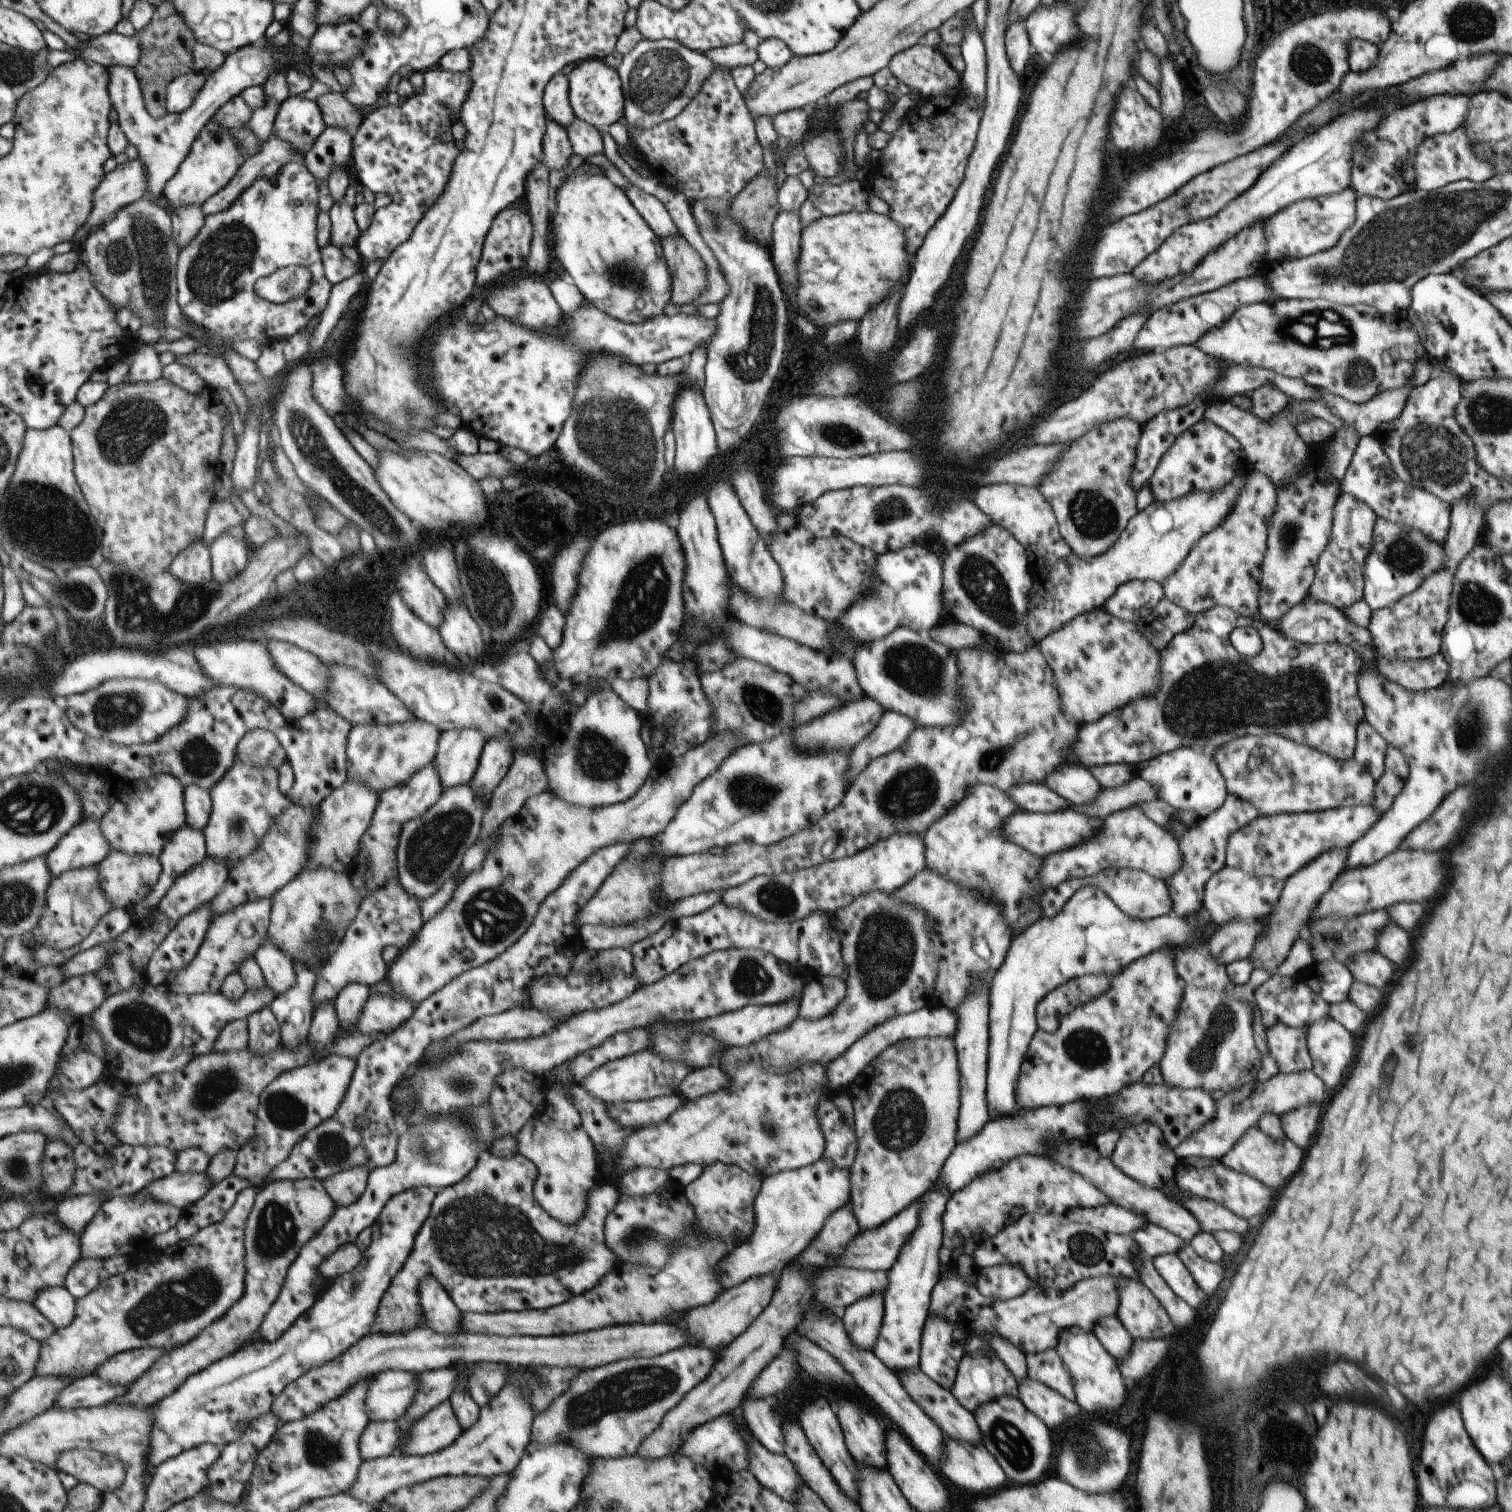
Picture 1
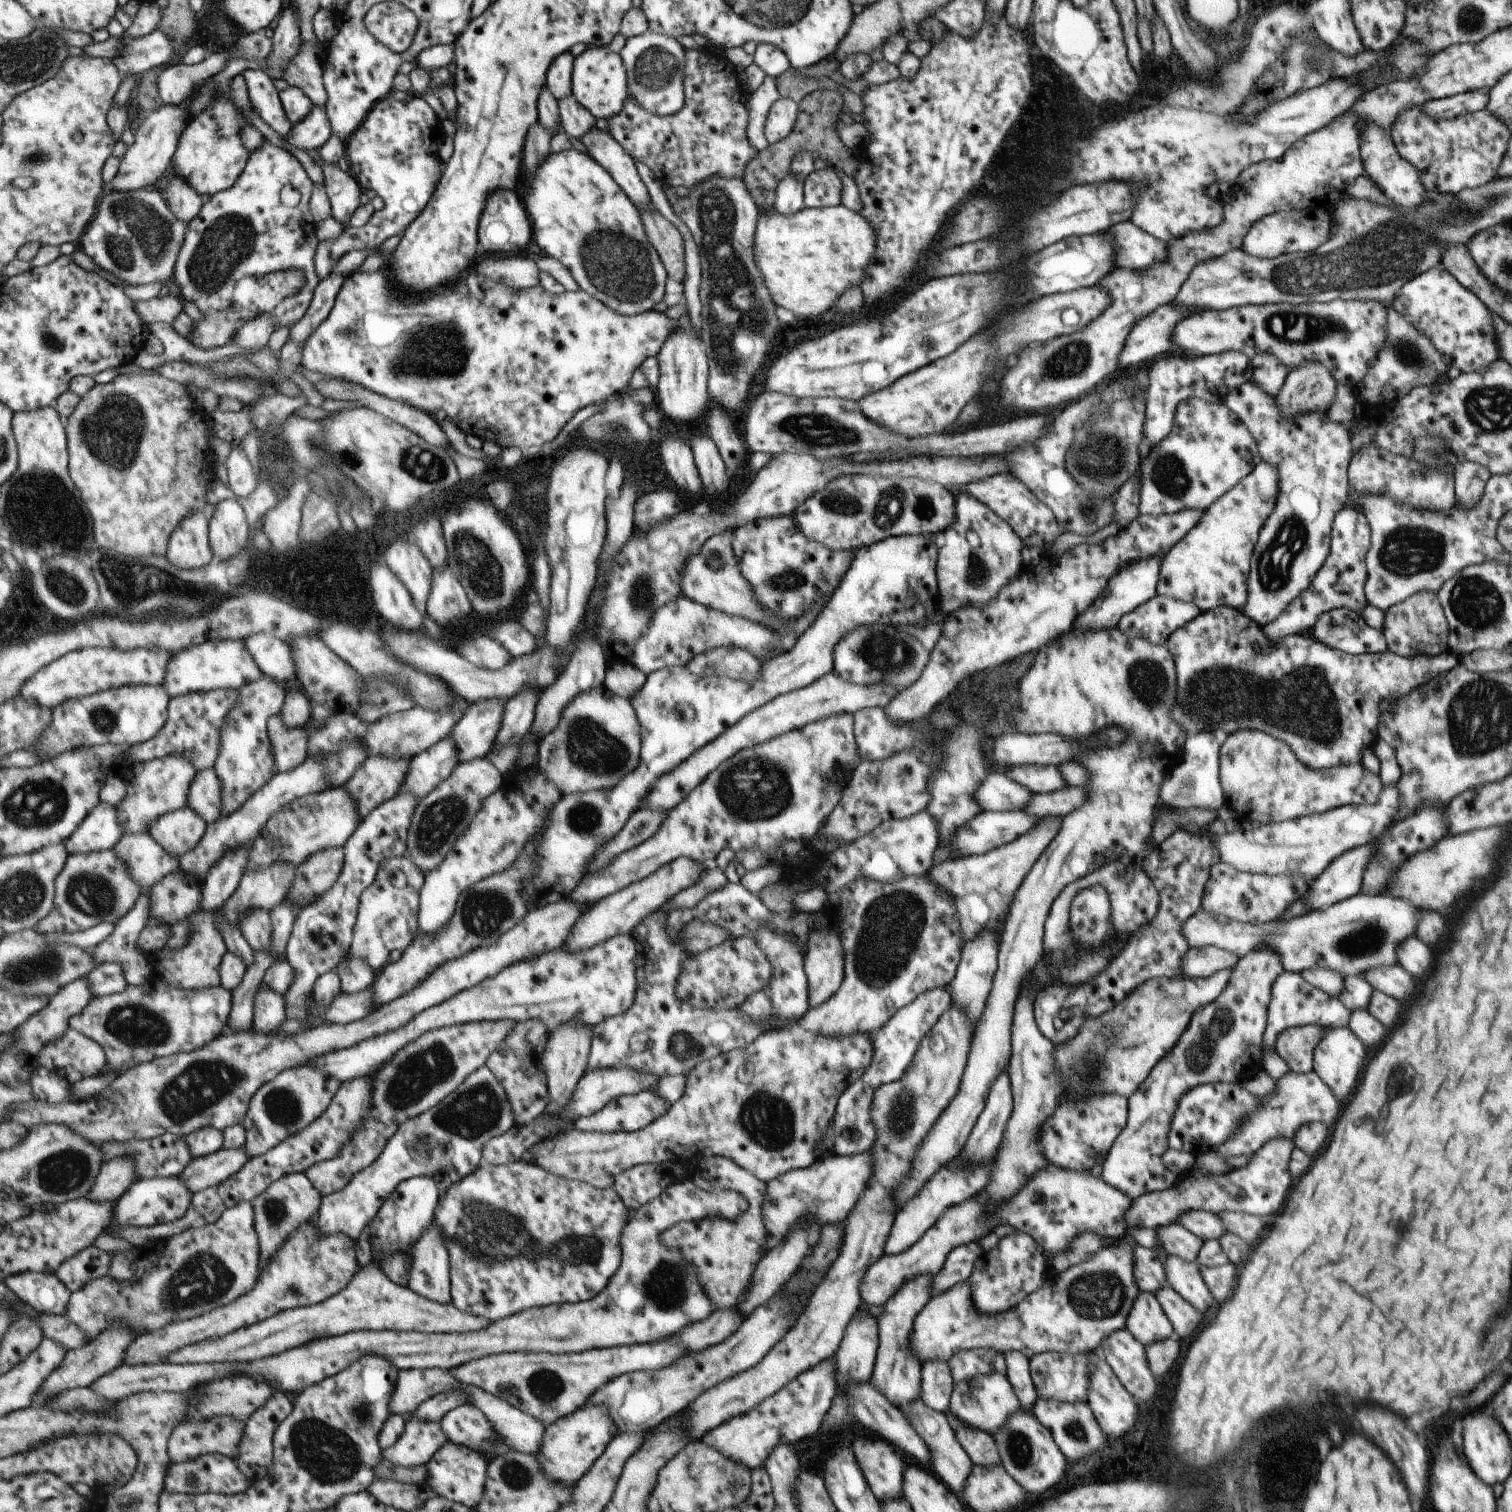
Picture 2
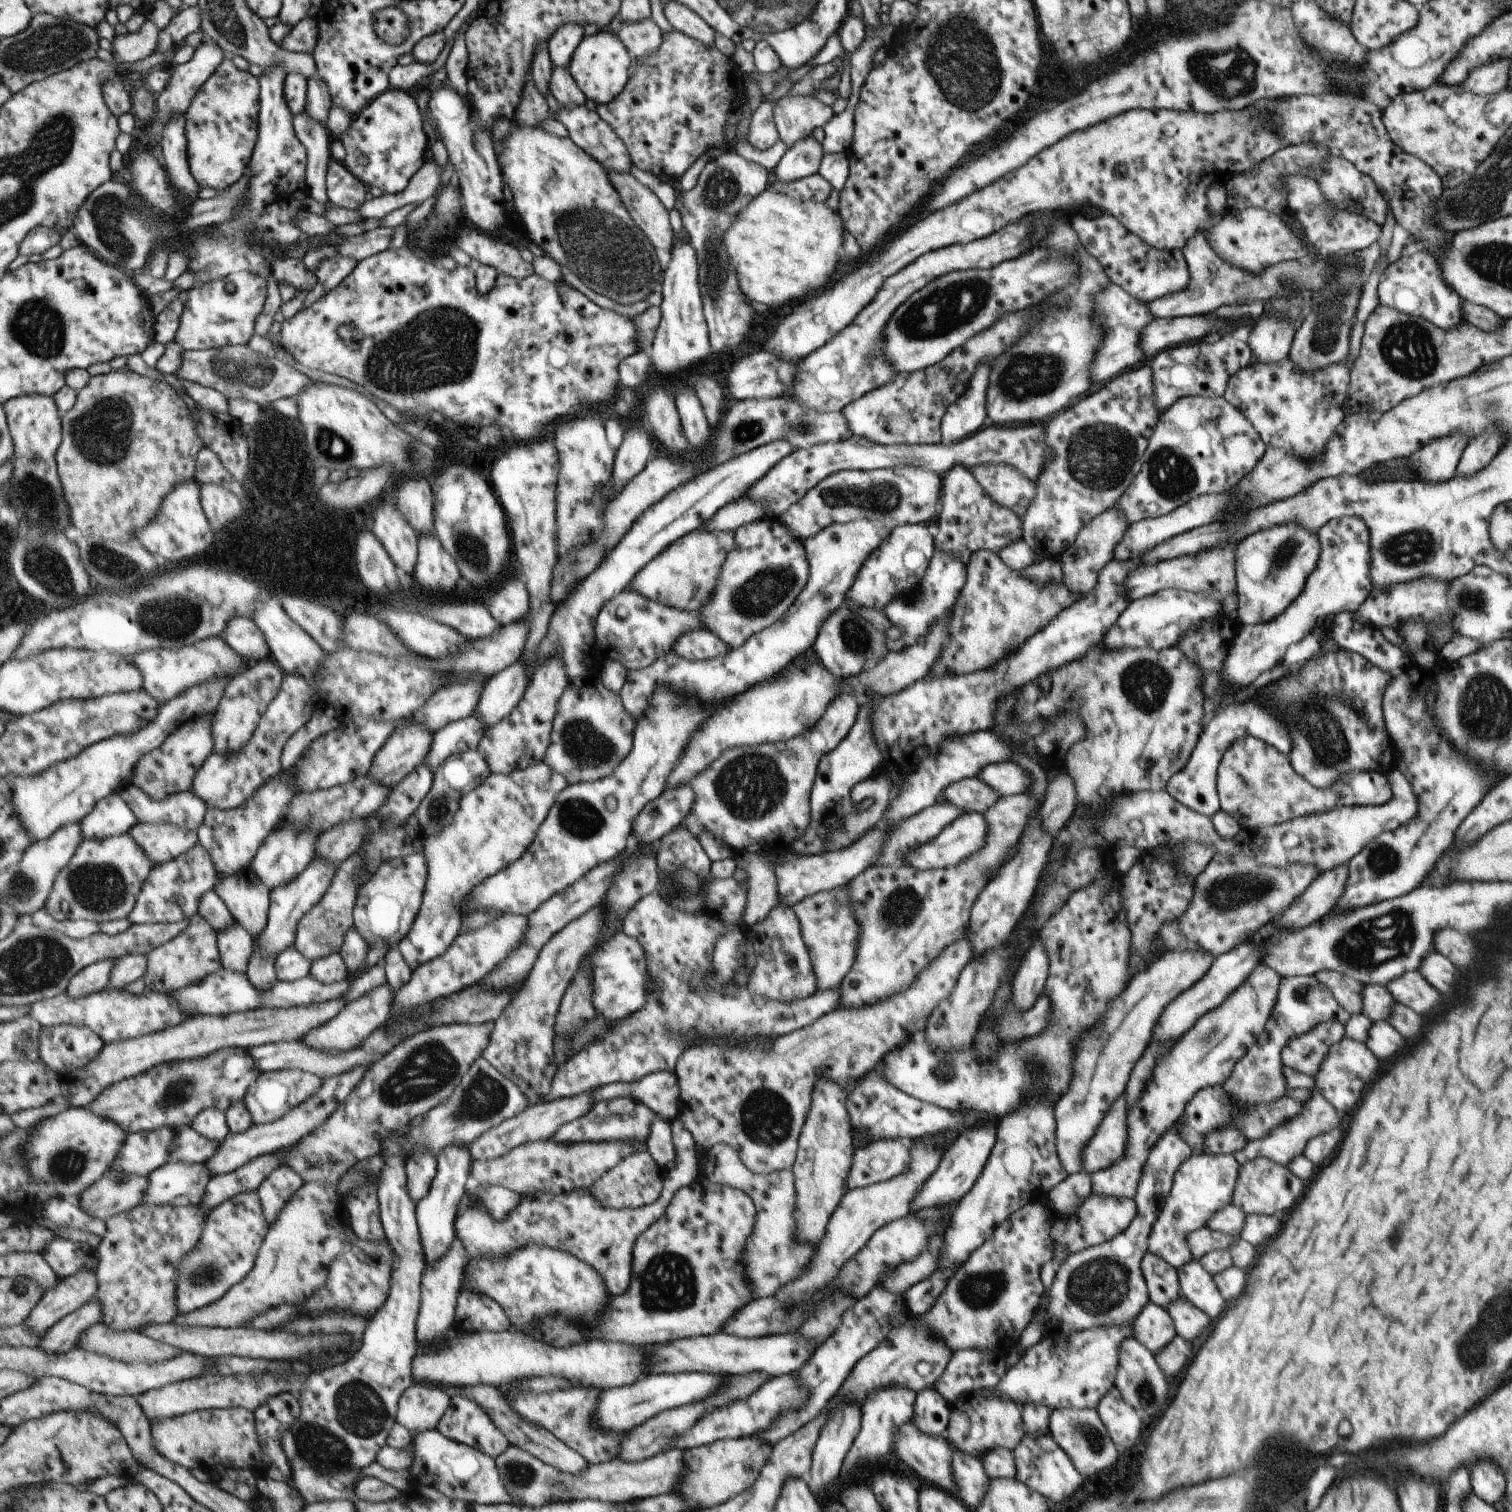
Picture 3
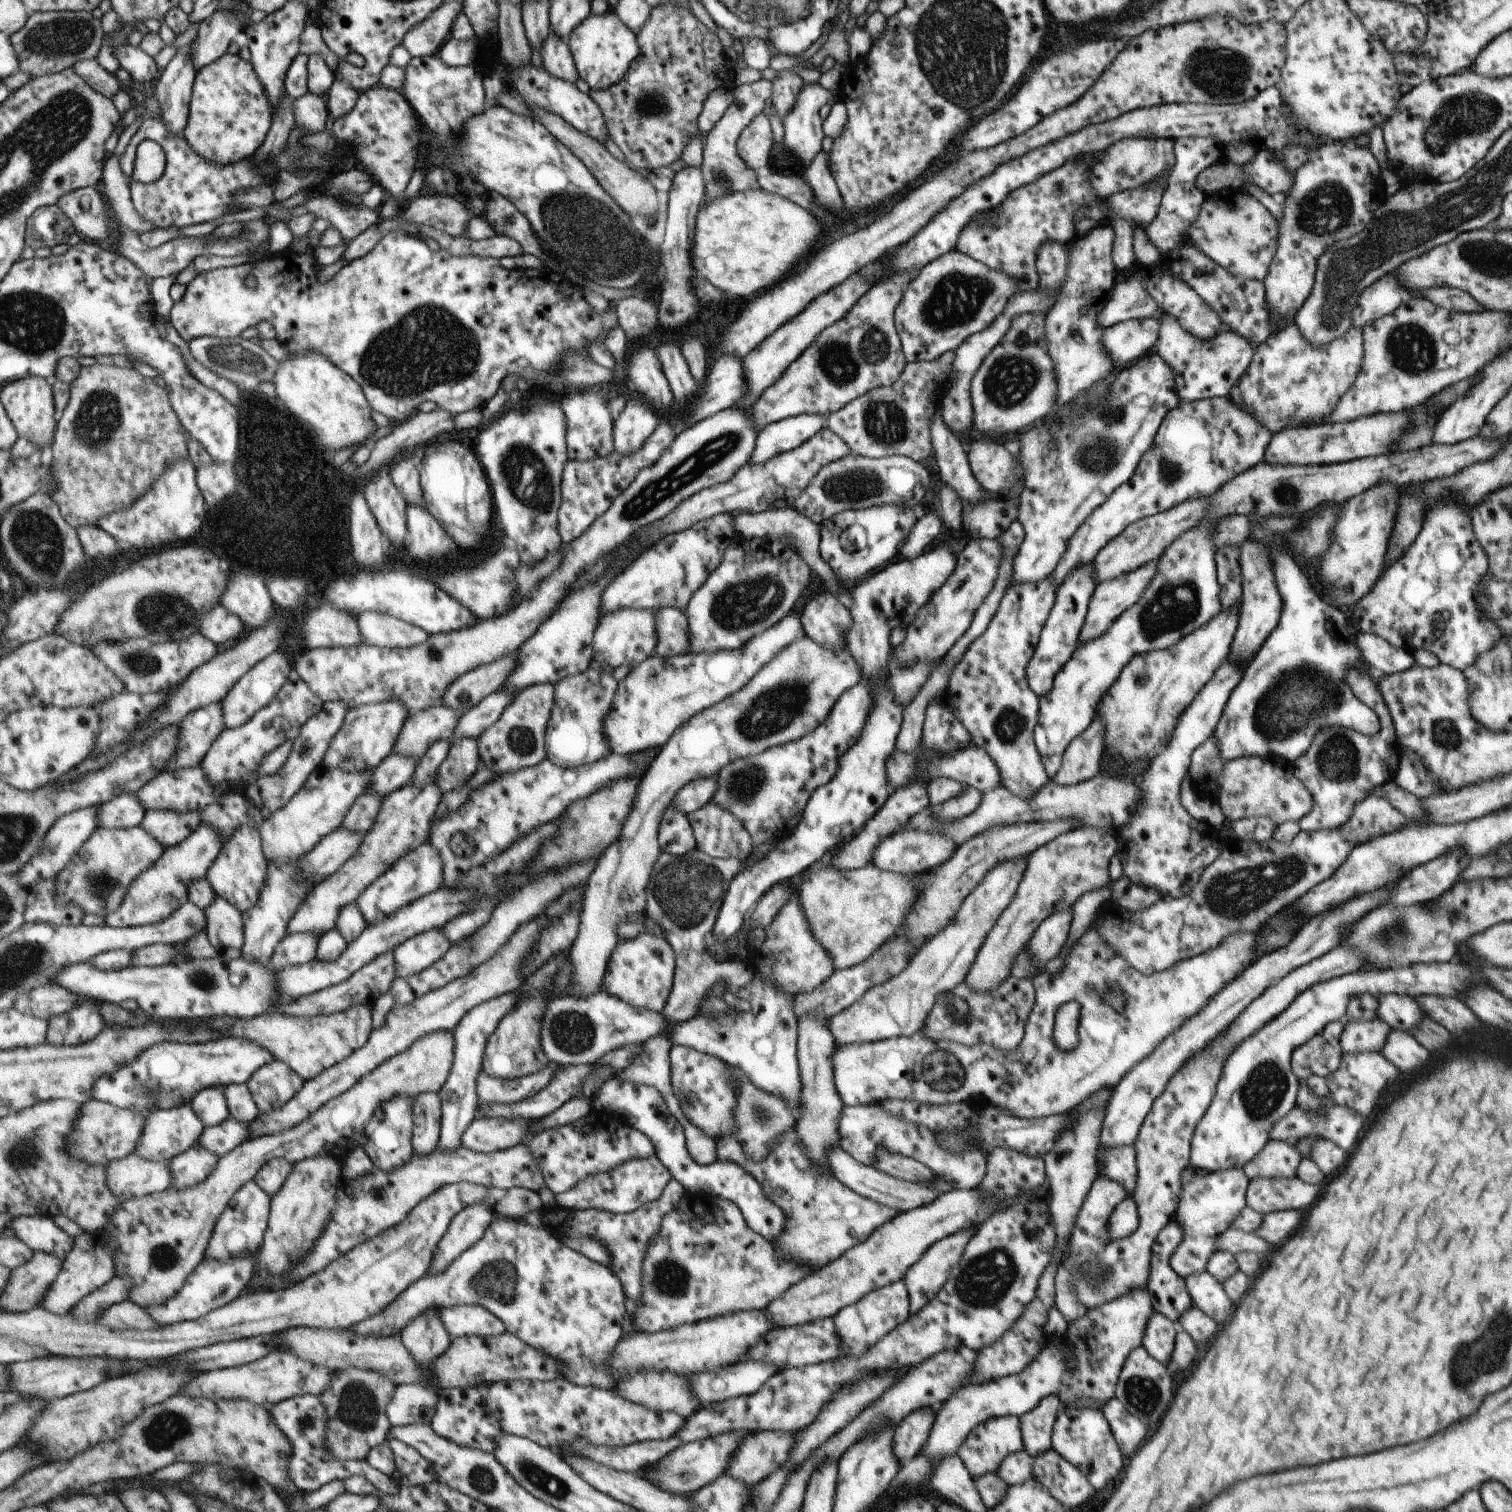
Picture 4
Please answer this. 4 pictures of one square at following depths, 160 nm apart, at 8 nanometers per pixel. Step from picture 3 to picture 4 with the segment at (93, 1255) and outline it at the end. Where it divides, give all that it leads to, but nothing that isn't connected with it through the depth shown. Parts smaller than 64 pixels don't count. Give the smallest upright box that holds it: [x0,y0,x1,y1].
[11,1214,76,1262]

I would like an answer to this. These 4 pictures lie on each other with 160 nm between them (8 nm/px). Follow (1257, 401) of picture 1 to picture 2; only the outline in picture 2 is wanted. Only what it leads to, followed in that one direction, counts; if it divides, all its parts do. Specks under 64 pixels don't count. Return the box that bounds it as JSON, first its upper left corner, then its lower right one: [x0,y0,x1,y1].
[1250,354,1287,397]

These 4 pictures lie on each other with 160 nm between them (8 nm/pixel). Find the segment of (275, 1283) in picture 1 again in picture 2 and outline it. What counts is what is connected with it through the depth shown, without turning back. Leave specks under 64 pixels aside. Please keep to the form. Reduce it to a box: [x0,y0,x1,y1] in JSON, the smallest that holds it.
[252,1173,324,1274]

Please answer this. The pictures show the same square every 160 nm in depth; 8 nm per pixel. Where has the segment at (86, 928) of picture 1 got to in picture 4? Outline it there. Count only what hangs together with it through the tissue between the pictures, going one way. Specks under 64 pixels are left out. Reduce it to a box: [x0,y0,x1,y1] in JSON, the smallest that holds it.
[56,827,167,917]

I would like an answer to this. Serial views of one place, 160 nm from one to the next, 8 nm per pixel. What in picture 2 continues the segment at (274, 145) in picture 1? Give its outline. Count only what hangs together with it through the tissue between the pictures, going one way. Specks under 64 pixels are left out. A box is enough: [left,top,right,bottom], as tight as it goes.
[285,107,333,152]

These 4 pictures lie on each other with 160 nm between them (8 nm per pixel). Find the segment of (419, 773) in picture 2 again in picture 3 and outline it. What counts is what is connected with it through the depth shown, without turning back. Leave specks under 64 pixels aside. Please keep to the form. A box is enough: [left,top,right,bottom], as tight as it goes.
[424,714,484,770]

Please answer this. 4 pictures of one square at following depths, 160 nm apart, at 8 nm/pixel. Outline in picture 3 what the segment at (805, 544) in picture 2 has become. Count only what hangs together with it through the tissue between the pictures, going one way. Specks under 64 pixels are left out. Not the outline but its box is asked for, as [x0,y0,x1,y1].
[698,516,808,648]

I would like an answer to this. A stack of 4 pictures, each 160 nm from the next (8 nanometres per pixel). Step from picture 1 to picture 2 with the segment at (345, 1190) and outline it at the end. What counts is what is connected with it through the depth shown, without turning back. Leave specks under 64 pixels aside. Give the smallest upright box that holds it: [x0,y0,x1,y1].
[305,1019,515,1197]

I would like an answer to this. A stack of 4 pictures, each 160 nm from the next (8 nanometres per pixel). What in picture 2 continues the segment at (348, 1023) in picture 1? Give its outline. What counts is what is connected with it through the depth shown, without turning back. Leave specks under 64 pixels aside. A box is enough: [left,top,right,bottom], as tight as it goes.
[337,954,377,993]

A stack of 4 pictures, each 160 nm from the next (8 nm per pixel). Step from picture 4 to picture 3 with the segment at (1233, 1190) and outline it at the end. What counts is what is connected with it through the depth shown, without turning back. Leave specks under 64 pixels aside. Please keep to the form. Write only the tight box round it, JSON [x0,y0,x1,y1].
[1146,1152,1238,1270]

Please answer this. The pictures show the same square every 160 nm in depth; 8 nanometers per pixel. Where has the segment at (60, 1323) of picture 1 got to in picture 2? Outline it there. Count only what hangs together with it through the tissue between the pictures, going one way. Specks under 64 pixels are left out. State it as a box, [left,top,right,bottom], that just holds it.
[5,1272,72,1315]

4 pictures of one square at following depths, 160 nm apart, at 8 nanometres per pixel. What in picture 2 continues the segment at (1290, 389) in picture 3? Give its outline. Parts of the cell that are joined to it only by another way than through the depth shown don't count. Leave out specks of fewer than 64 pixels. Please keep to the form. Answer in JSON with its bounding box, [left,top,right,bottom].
[1223,381,1352,627]

